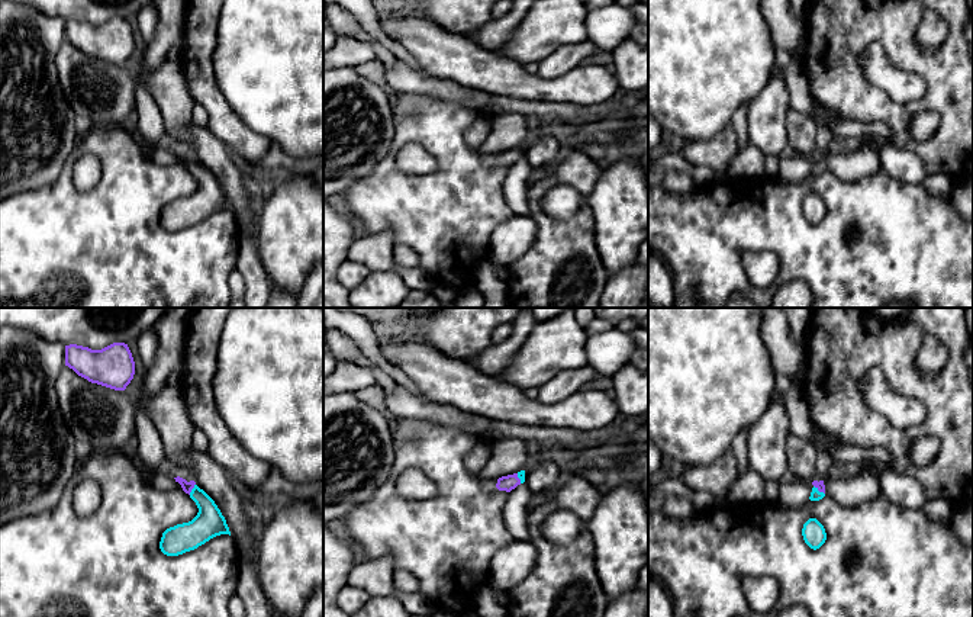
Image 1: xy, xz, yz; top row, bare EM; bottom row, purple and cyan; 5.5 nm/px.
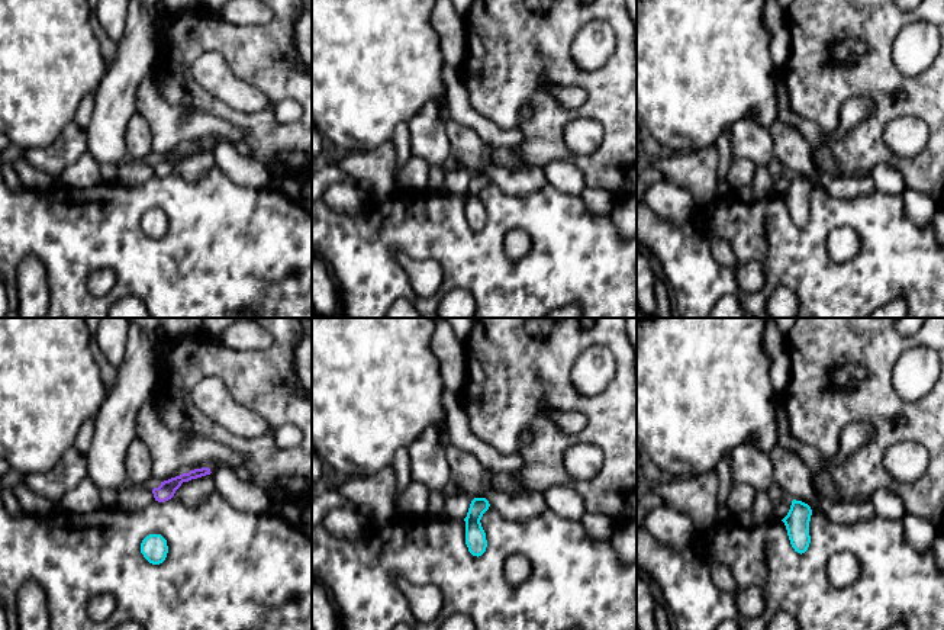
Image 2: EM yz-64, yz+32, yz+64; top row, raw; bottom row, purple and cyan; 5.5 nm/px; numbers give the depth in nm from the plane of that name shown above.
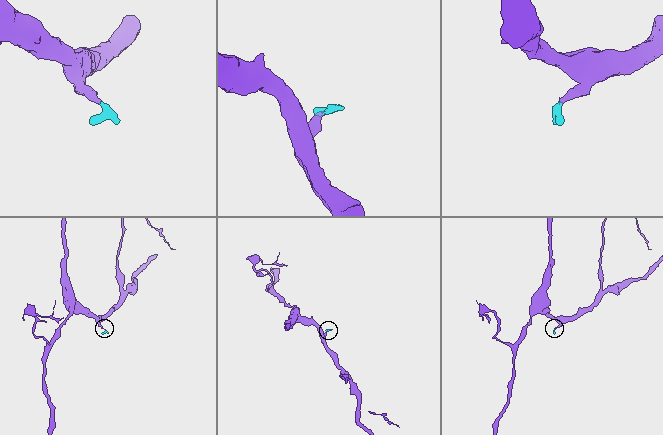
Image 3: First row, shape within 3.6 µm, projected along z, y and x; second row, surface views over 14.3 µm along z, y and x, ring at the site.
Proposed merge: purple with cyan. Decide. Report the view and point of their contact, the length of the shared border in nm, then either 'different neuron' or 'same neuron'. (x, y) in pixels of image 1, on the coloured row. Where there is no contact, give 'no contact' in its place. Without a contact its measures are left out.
xy (192, 488) | 70 nm | same neuron

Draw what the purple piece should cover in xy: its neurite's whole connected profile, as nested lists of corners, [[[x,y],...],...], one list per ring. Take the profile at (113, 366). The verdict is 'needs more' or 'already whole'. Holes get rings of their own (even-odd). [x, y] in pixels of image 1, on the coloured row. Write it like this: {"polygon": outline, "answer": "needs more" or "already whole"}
{"polygon": [[[113,343],[102,350],[65,346],[65,366],[91,383],[125,391],[135,375],[135,361],[125,343]]], "answer": "already whole"}

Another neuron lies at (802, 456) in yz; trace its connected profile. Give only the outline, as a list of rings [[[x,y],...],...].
[[[789,436],[786,443],[787,469],[800,481],[812,483],[818,475],[818,449],[809,440]]]

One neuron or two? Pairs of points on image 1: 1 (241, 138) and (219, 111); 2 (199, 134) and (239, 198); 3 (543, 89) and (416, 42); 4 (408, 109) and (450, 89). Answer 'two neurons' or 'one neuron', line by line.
1: one neuron
2: one neuron
3: one neuron
4: two neurons

